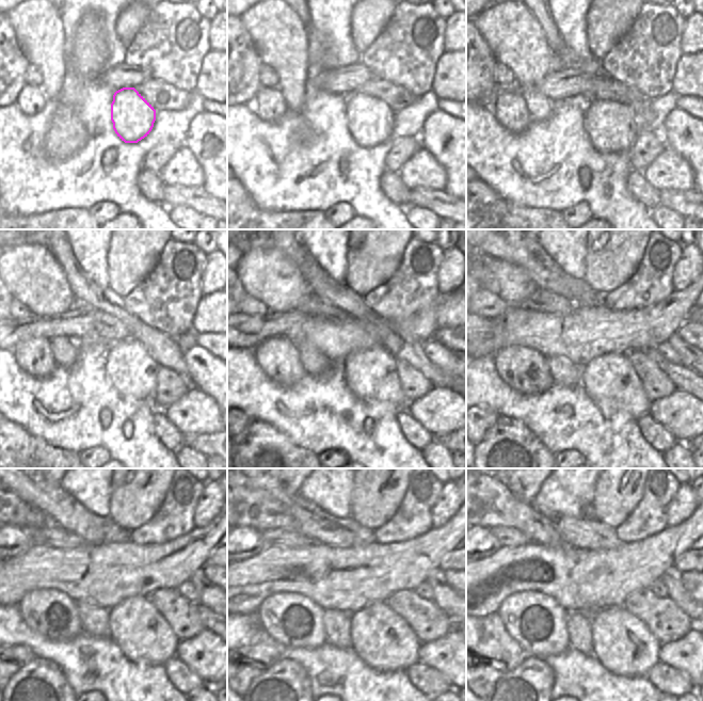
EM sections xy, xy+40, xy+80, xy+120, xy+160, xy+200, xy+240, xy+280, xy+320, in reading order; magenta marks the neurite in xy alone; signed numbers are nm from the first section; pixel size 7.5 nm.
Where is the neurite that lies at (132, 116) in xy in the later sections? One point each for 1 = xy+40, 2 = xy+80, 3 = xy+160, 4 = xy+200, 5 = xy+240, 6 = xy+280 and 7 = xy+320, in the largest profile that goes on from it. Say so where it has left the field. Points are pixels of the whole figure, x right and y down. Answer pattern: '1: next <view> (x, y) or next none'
1: next xy+40 (370, 121)
2: next xy+80 (610, 126)
3: next xy+160 (371, 375)
4: next xy+200 (610, 380)
5: next xy+240 (136, 625)
6: next xy+280 (378, 633)
7: next xy+320 (617, 633)

